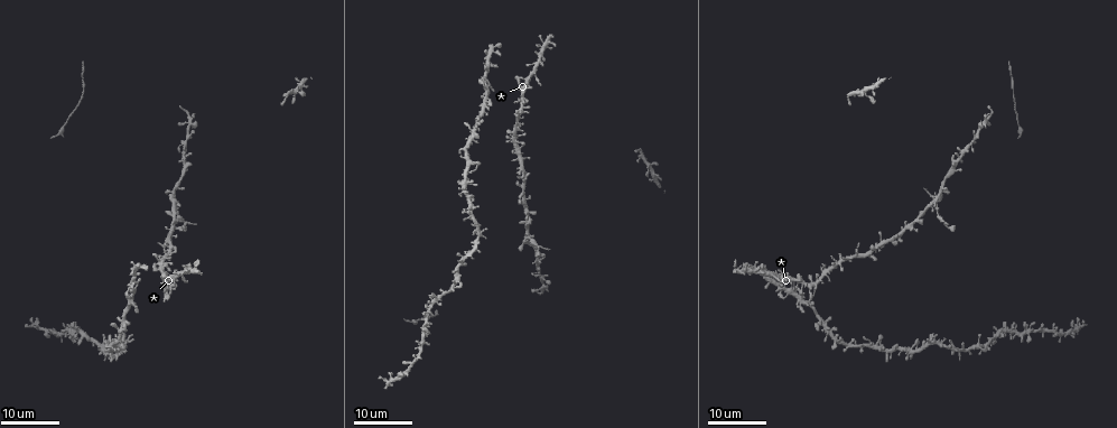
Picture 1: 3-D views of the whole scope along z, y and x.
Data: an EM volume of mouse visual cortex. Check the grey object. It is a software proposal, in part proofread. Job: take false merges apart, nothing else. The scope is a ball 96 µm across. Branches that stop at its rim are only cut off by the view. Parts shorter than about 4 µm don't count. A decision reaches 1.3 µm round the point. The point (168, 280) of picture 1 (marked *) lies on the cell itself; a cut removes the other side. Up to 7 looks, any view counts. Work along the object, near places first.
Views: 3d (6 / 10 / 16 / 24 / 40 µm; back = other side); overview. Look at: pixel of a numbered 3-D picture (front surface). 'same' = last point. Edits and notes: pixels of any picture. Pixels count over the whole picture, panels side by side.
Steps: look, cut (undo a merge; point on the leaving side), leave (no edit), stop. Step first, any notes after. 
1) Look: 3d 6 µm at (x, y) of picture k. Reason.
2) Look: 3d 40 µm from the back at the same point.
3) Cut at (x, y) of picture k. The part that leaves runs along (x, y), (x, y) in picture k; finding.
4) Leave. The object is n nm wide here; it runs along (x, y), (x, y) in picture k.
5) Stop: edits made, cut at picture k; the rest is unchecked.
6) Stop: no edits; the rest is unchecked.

Look: 3d 16 µm at (525, 79) of picture 1. Four or more arms meet.

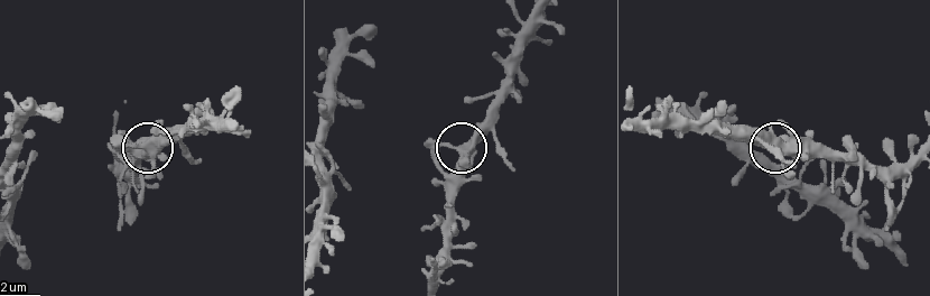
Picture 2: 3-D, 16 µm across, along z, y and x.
Look: 3d 6 µm at (148, 145) of picture 2. Closer look.

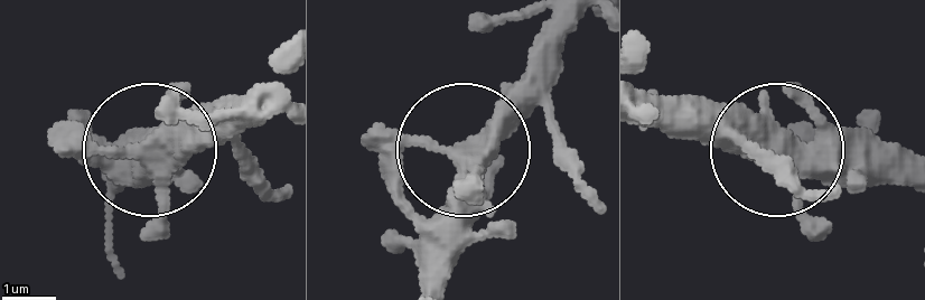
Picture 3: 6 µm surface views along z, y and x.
Leave. The side arm is 11 µm long; 5 arms meet here; all the same cell.

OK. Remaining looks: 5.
Look: 3d 16 µm at (83, 90) of picture 1.

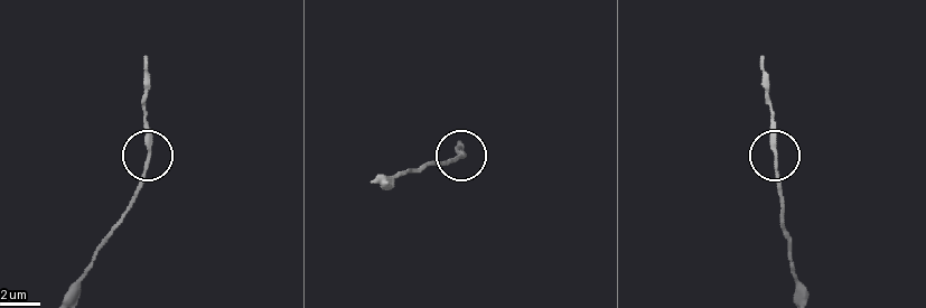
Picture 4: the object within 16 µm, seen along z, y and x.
Look: 3d 6 µm at (147, 162) of picture 4. Closer look.

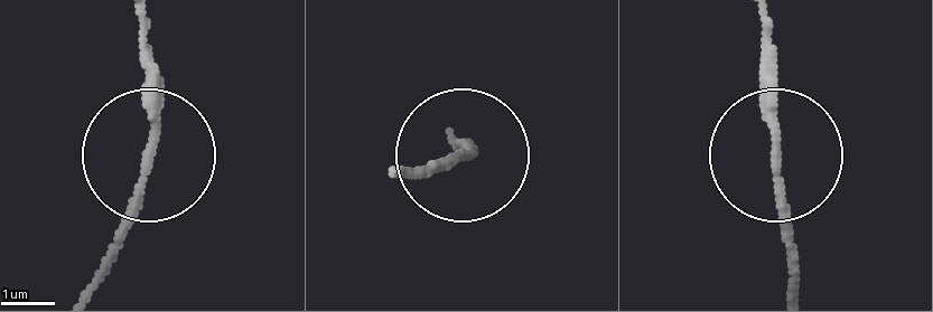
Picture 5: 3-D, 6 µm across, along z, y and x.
Leave. The object is 170 nm wide here; all the same cell.

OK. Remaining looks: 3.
Look: 3d 24 µm at (959, 156) of picture 1. Three-way junction.

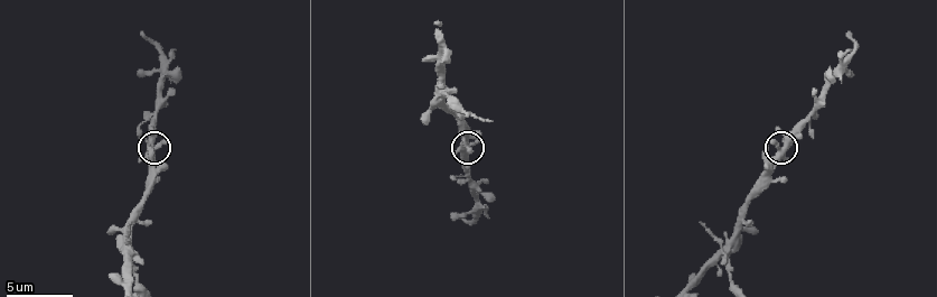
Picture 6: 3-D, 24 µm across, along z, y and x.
Look: 3d 10 µm at (157, 149) of picture 6.

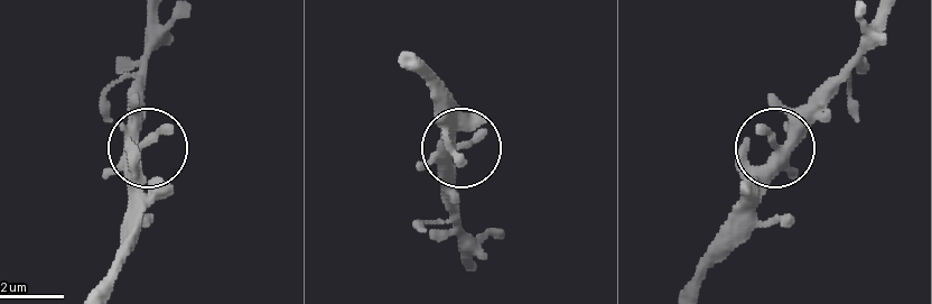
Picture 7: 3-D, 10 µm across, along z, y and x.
Leave. 3 arms meet here; all the same cell.

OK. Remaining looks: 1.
Stop: no edits; the rest is unchecked.

